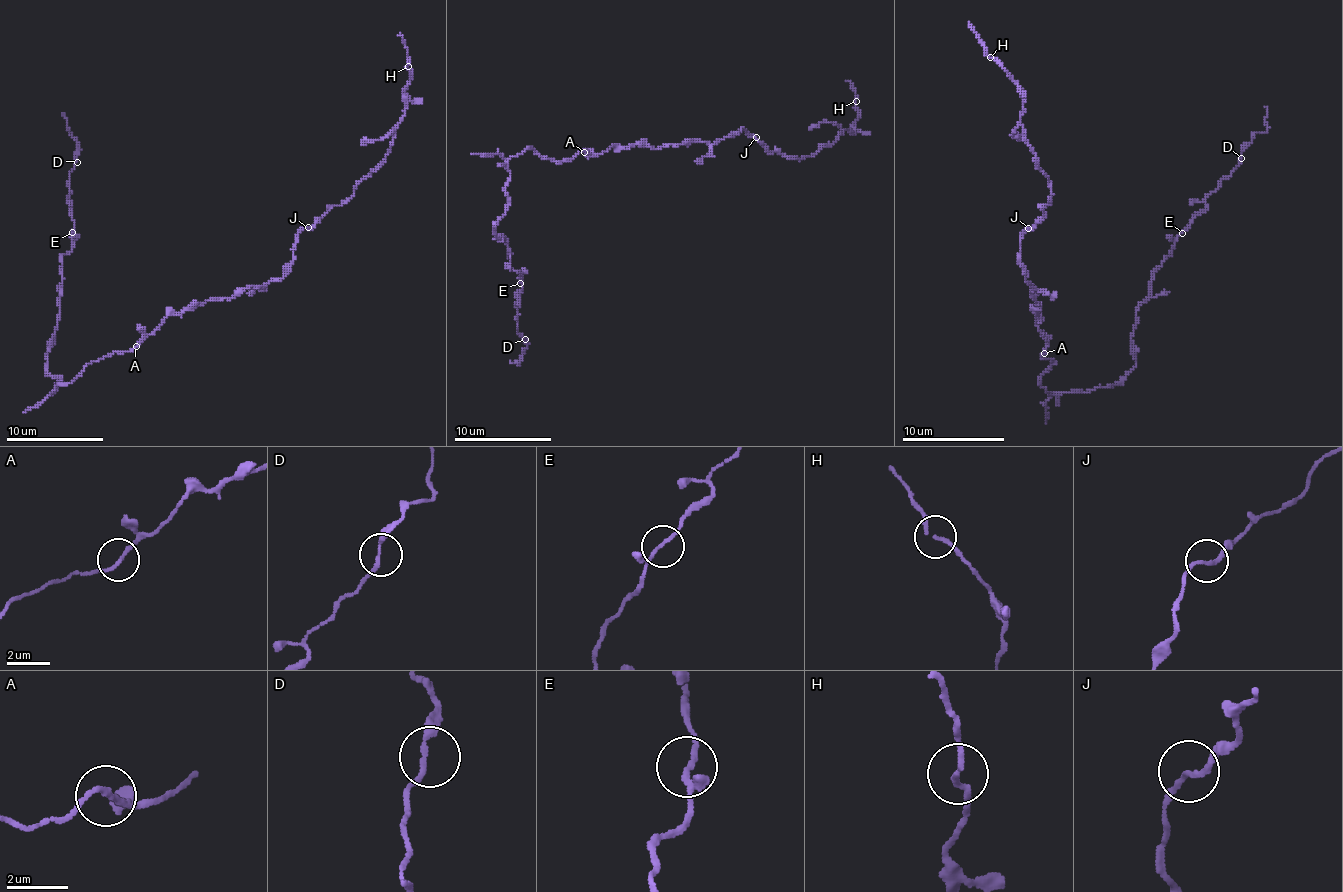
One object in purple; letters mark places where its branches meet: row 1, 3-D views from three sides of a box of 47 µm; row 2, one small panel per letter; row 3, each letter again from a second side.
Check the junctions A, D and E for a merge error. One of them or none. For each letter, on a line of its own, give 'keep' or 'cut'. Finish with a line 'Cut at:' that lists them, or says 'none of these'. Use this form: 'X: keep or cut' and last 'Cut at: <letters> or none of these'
A: keep
D: keep
E: keep
Cut at: none of these

